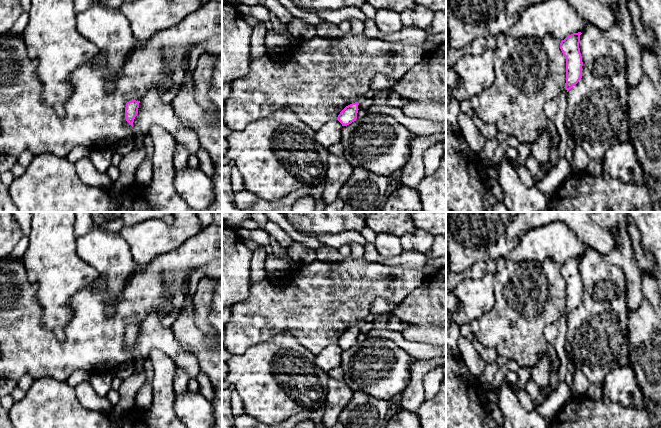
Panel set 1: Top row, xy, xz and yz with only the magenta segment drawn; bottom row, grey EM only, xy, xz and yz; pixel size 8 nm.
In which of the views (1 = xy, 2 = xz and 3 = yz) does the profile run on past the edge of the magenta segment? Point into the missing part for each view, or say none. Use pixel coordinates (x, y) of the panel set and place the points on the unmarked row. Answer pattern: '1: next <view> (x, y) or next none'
1: next none
2: next none
3: next none

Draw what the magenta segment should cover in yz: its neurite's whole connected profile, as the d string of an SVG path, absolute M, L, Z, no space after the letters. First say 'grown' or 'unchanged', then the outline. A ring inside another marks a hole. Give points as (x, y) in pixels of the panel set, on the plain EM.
unchanged; M581 256L573 257L560 267L560 273L566 283L566 307L564 312L567 316L582 302L583 286L579 272L581 258Z

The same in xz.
unchanged; M358 326L352 327L340 336L337 344L342 348L342 350L347 350L357 343L357 337L359 334L358 329Z

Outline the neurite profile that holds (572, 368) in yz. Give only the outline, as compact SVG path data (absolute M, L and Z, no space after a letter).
M573 358L568 362L568 373L566 375L565 381L571 386L573 383L573 376L576 372L577 368L574 364Z

